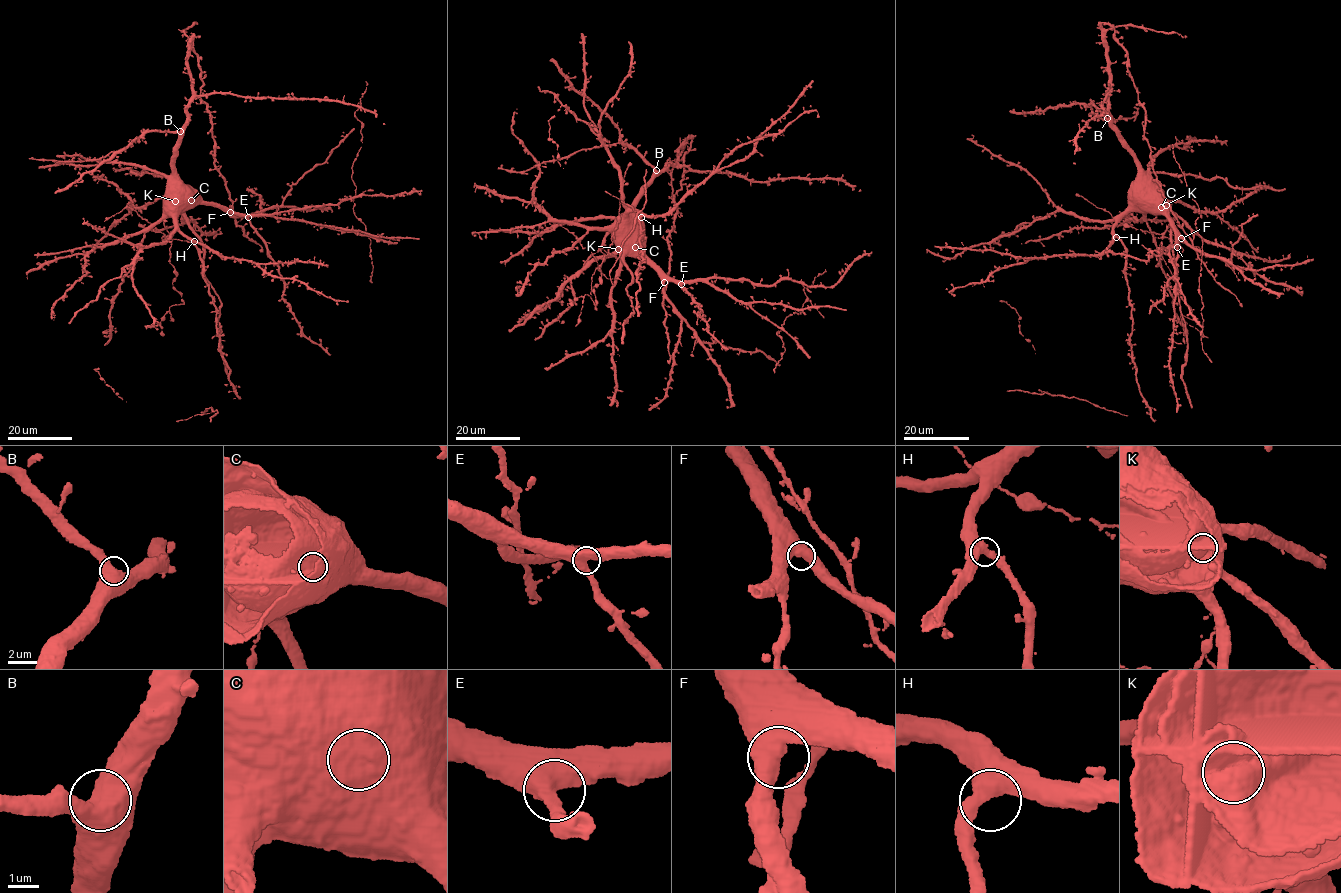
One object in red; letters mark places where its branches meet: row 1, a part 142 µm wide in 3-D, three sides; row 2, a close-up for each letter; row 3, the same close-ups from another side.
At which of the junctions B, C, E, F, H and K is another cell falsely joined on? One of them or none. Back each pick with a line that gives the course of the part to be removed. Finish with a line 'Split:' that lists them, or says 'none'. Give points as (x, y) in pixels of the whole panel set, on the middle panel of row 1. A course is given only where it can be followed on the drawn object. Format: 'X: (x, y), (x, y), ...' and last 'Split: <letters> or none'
K: (618, 248), (617, 258), (604, 255), (599, 268), (599, 284), (593, 288), (596, 309), (585, 295), (575, 325)
Split: K

